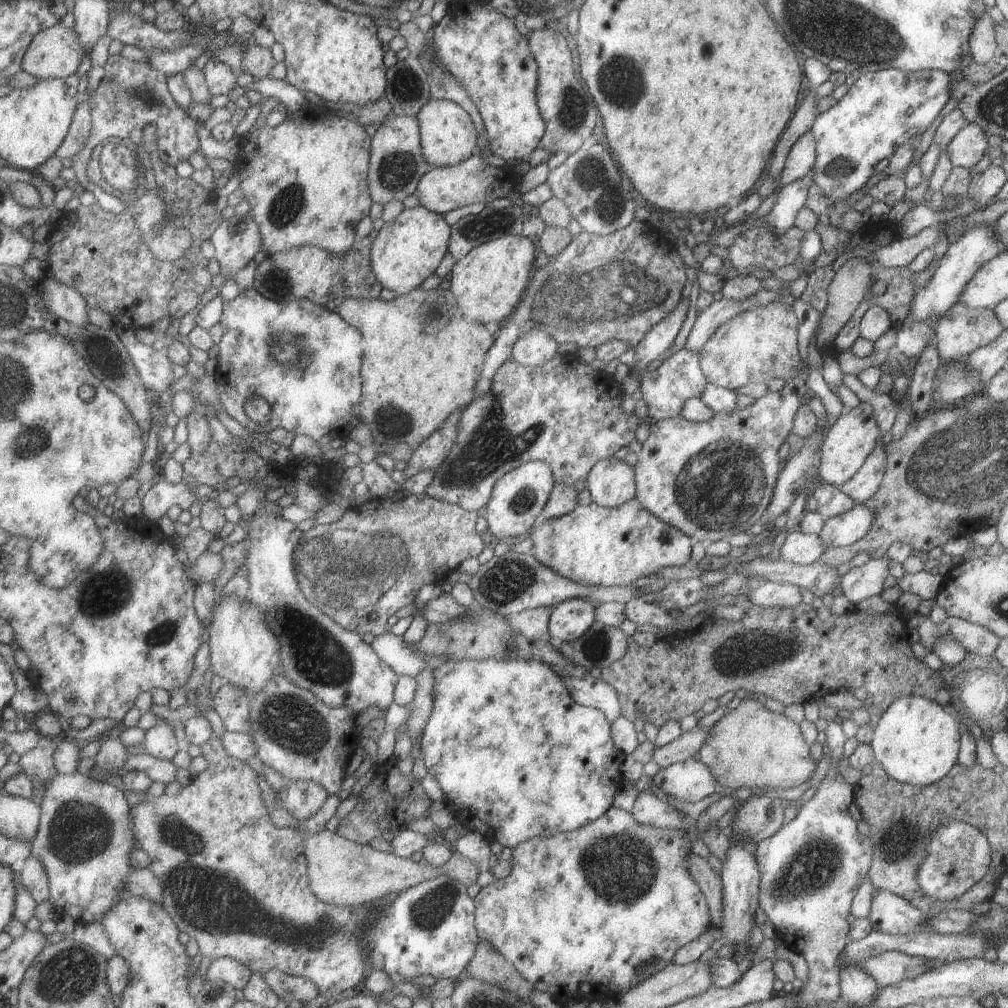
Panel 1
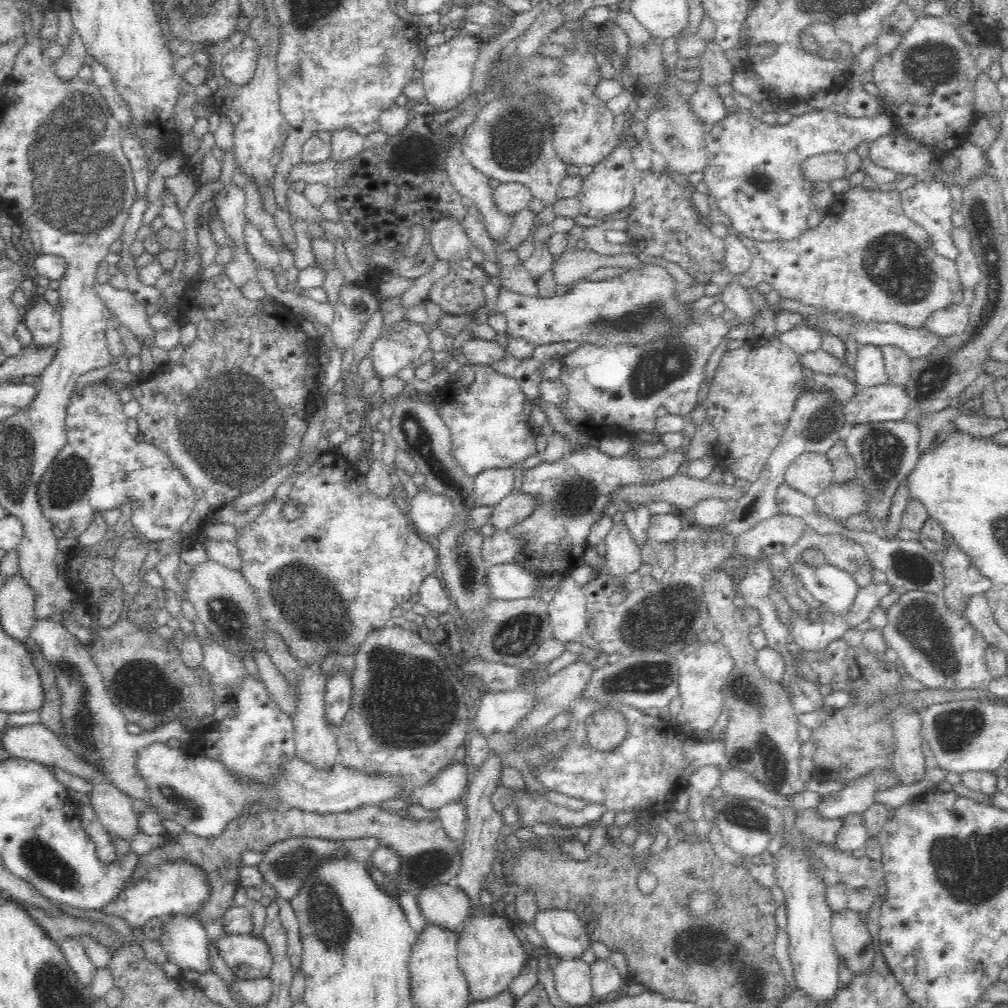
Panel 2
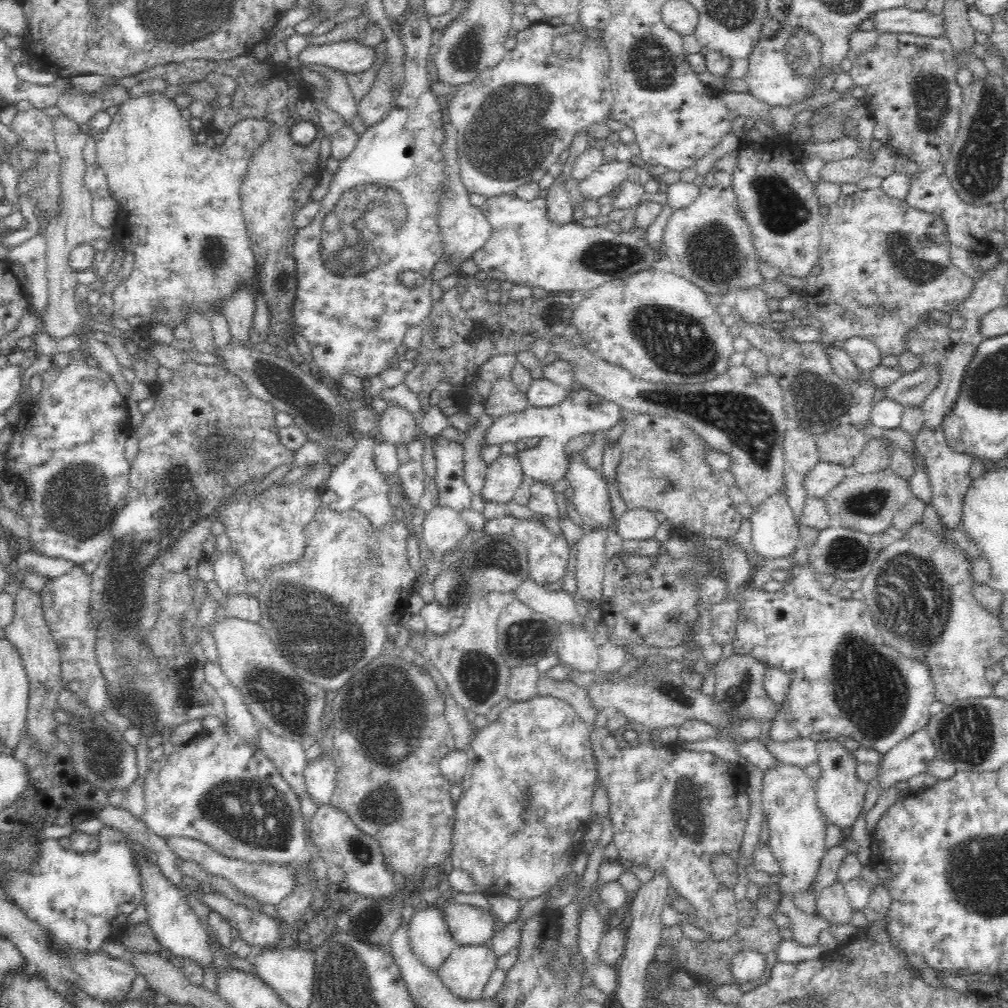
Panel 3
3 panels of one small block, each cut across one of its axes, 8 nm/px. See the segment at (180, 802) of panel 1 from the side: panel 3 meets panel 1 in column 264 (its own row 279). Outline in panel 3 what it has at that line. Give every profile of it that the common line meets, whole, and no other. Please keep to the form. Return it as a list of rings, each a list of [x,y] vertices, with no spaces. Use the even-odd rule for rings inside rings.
[[[881,187],[874,189],[860,189],[850,195],[841,194],[836,202],[833,202],[829,207],[829,213],[824,216],[825,221],[821,224],[819,230],[820,242],[819,242],[819,265],[821,267],[818,274],[808,273],[804,277],[804,286],[800,290],[794,290],[790,286],[785,286],[786,296],[798,296],[802,300],[802,306],[804,310],[808,312],[811,319],[817,319],[820,321],[820,334],[818,336],[818,343],[822,346],[828,344],[844,344],[850,338],[858,336],[860,338],[866,338],[872,343],[878,346],[883,356],[893,355],[895,357],[904,354],[909,351],[909,338],[913,331],[916,331],[919,327],[926,325],[932,321],[930,314],[934,310],[942,311],[944,313],[951,314],[957,311],[957,307],[968,298],[968,294],[972,292],[974,286],[974,280],[969,276],[966,276],[958,267],[955,267],[949,257],[950,241],[947,237],[946,221],[937,214],[927,213],[923,210],[918,210],[913,206],[910,206],[905,199],[892,198],[885,192],[882,192]]]

